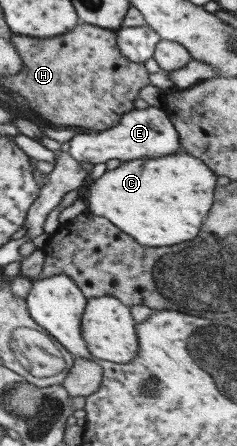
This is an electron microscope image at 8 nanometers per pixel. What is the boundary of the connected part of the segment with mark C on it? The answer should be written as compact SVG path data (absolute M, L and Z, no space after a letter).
M181 150L152 159L120 162L116 168L106 170L96 180L92 180L85 198L88 201L88 211L107 219L136 243L148 247L171 246L198 235L202 219L206 217L206 211L213 202L215 177L215 173L201 159Z

